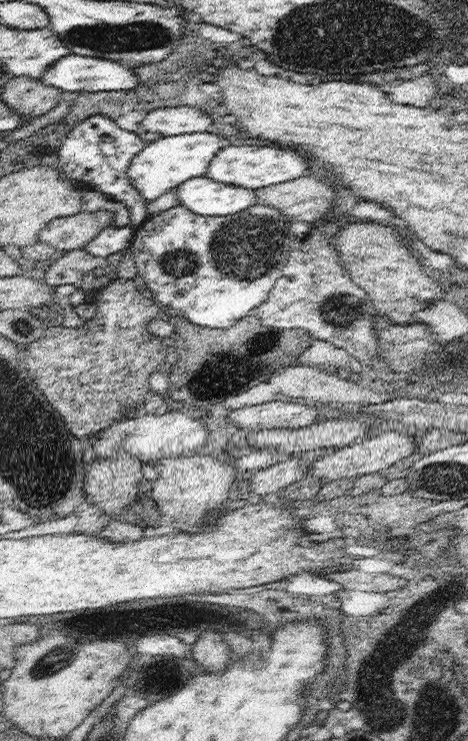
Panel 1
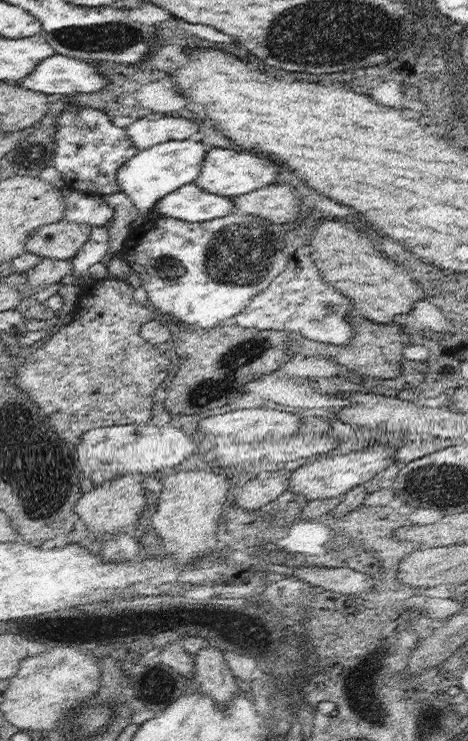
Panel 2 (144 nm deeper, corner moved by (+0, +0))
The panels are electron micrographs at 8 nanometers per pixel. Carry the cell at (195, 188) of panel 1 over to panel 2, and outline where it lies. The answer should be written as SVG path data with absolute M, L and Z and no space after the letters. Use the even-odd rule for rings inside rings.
M189 182L181 186L179 190L173 190L171 194L163 196L153 206L153 218L177 218L183 222L207 222L215 218L223 218L227 214L233 214L235 210L235 198L211 194L197 186L195 182Z

